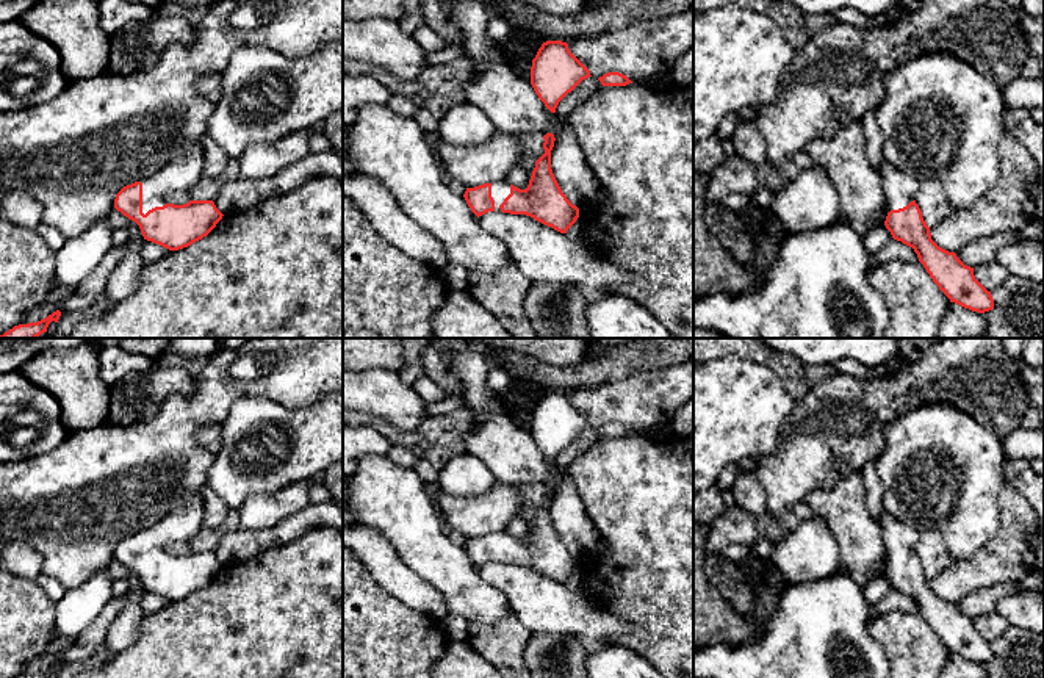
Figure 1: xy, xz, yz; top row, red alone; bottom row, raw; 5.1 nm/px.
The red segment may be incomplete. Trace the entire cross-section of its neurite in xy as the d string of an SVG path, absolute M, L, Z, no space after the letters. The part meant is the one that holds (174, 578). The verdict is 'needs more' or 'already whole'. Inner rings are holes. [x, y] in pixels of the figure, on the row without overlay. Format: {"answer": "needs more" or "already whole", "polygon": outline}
{"answer": "needs more", "polygon": "M183 493L174 509L141 532L124 537L114 559L135 572L144 590L178 601L207 587L222 570L213 551L166 553L166 545L189 540L203 528L203 498Z"}

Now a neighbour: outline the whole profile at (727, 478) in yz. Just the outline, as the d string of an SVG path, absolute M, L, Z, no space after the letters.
M737 463L728 465L718 476L717 485L720 490L731 489L740 473Z

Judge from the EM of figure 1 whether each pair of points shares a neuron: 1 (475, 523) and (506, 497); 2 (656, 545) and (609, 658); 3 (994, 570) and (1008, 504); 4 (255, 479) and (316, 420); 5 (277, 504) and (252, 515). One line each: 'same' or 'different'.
1: same
2: different
3: same
4: same
5: same

